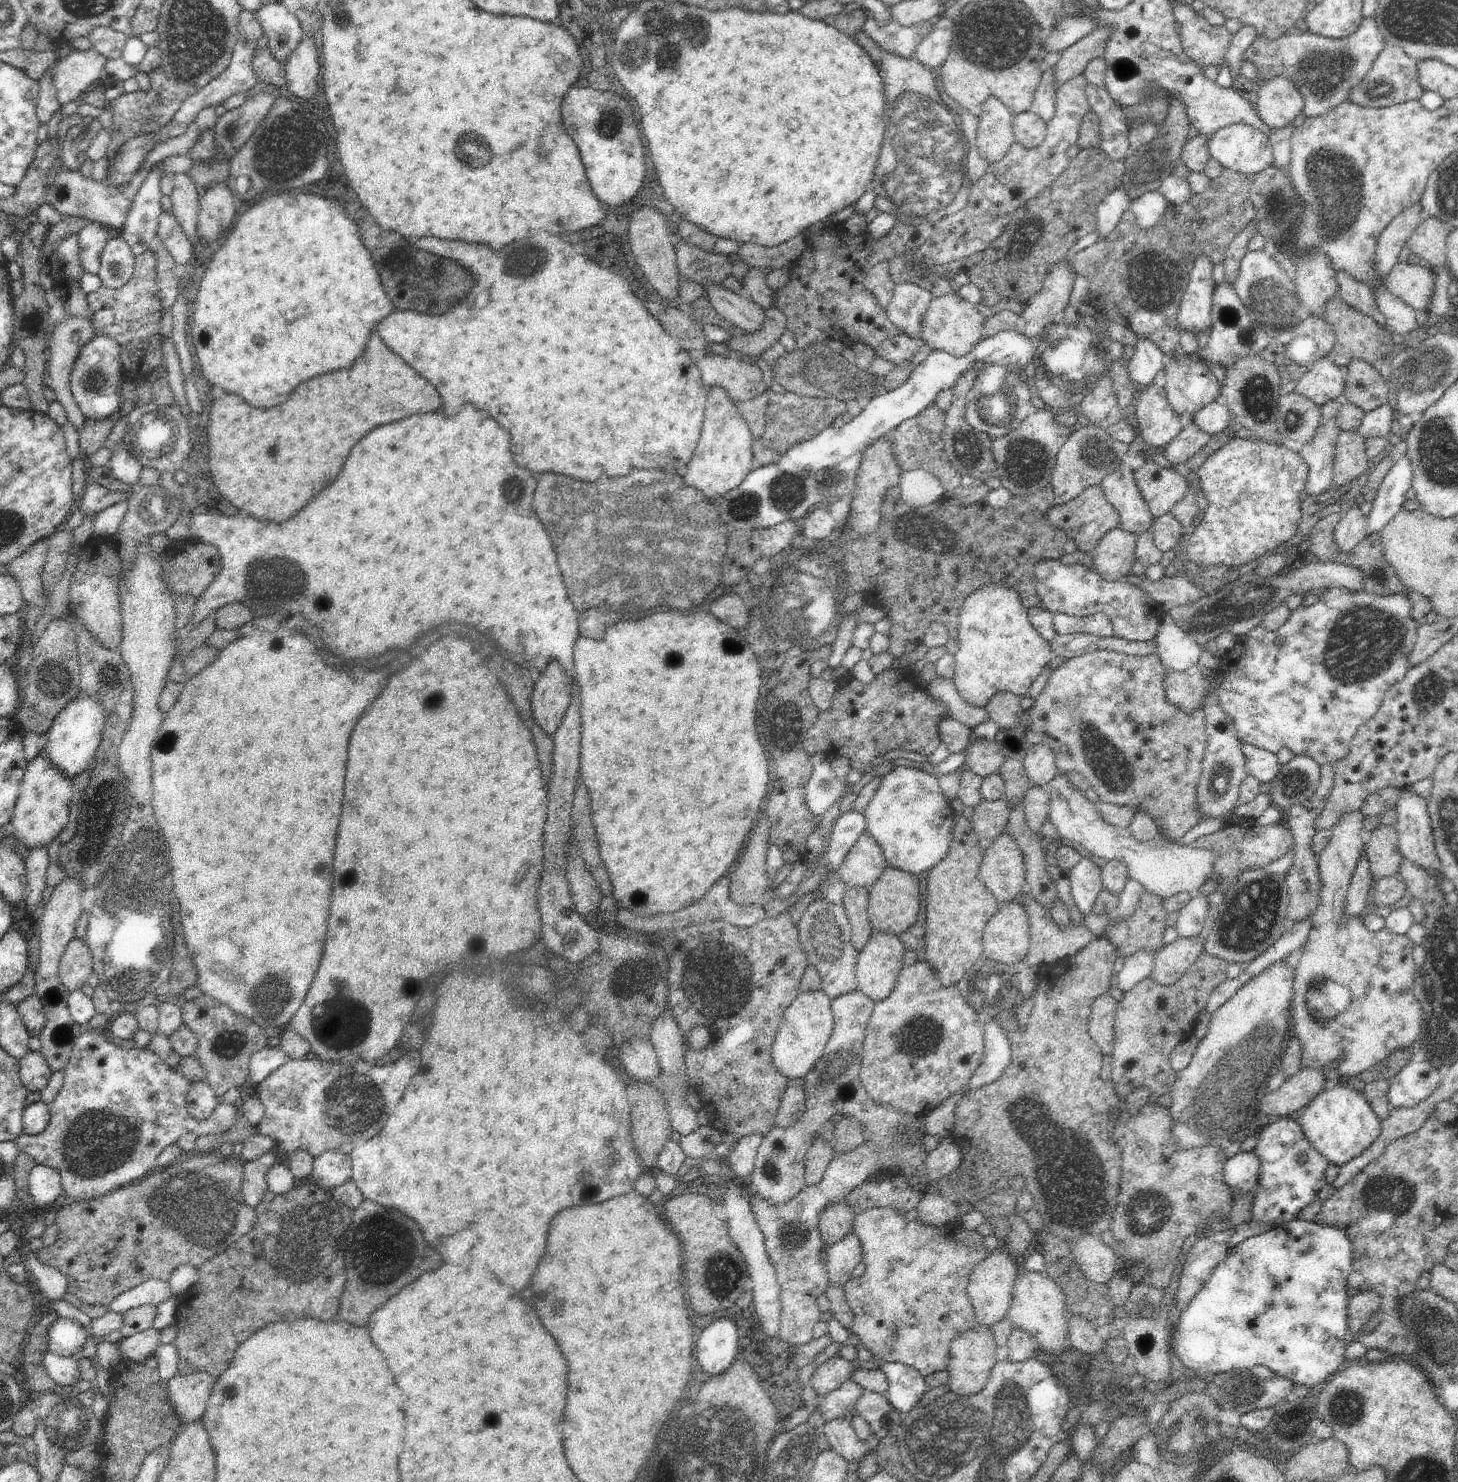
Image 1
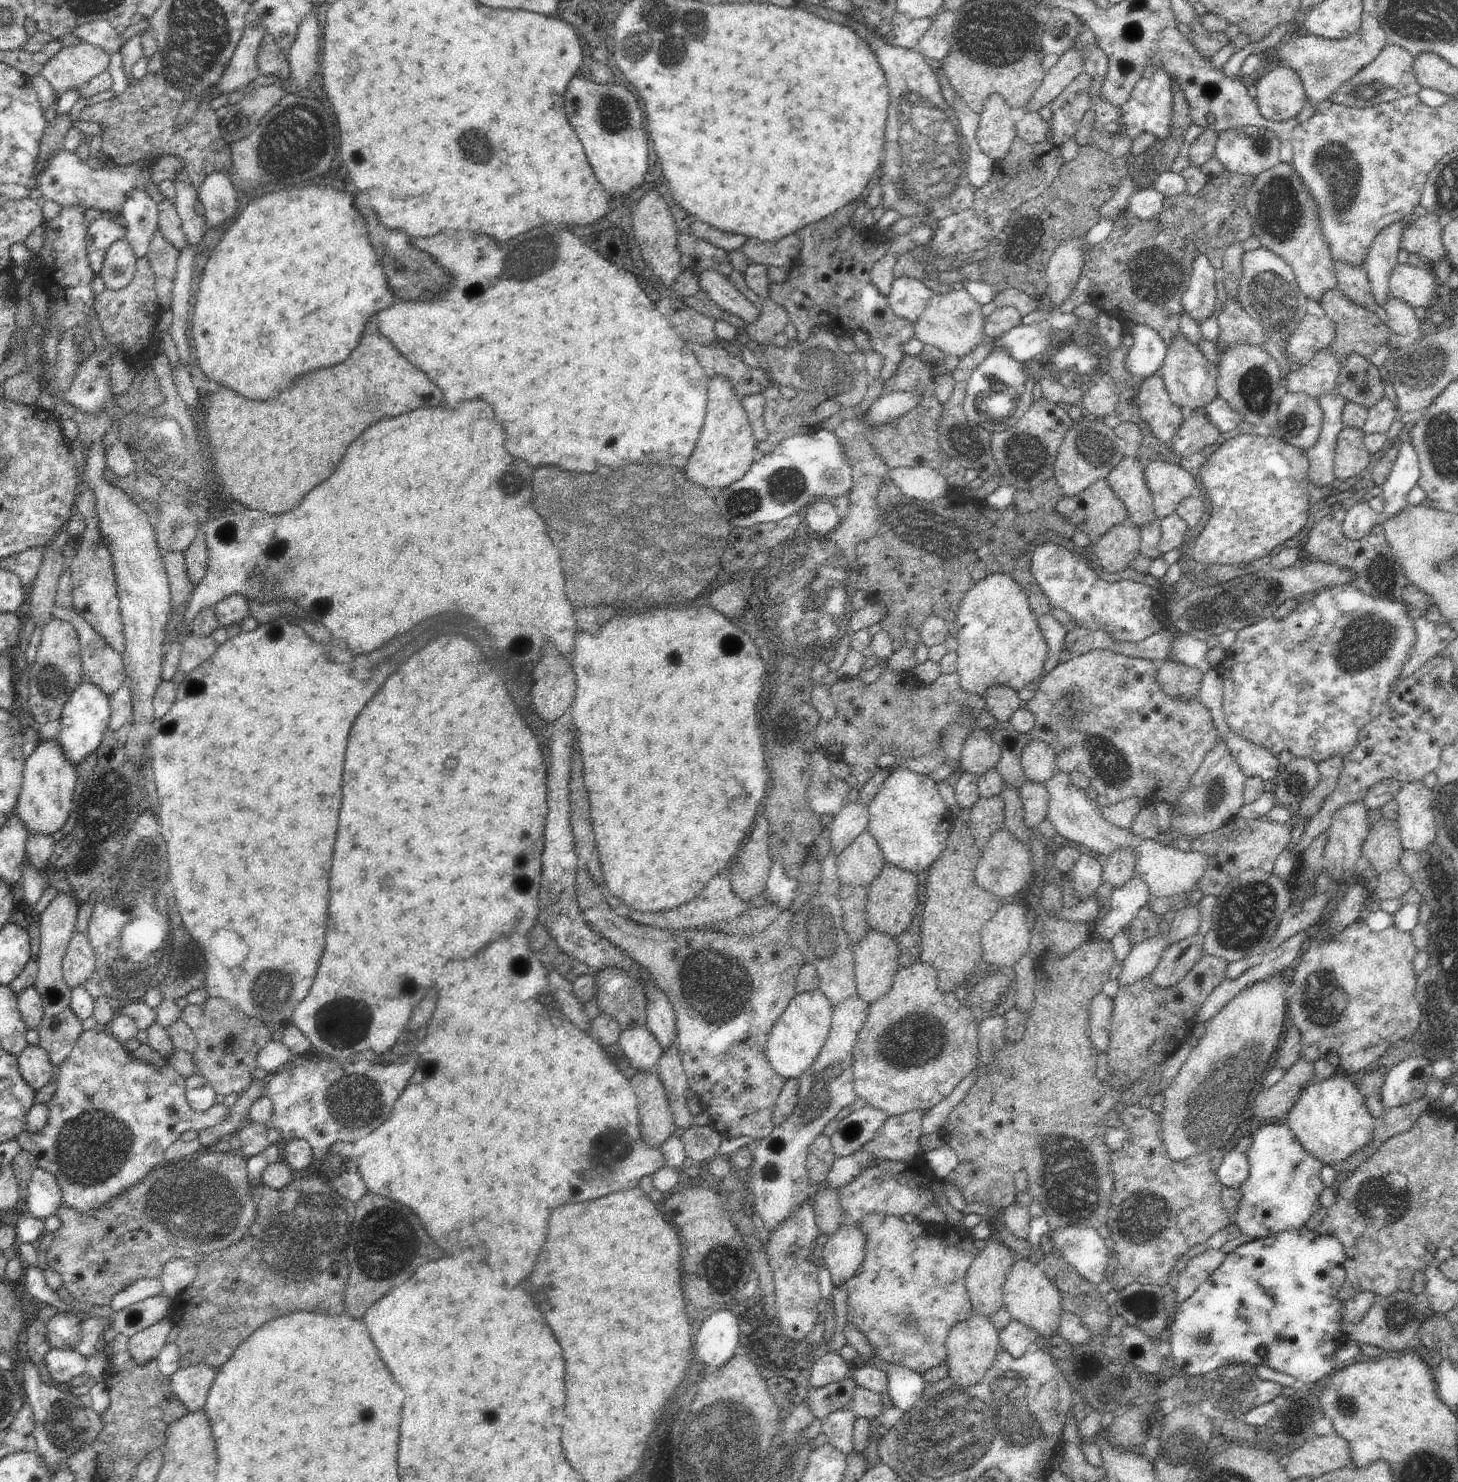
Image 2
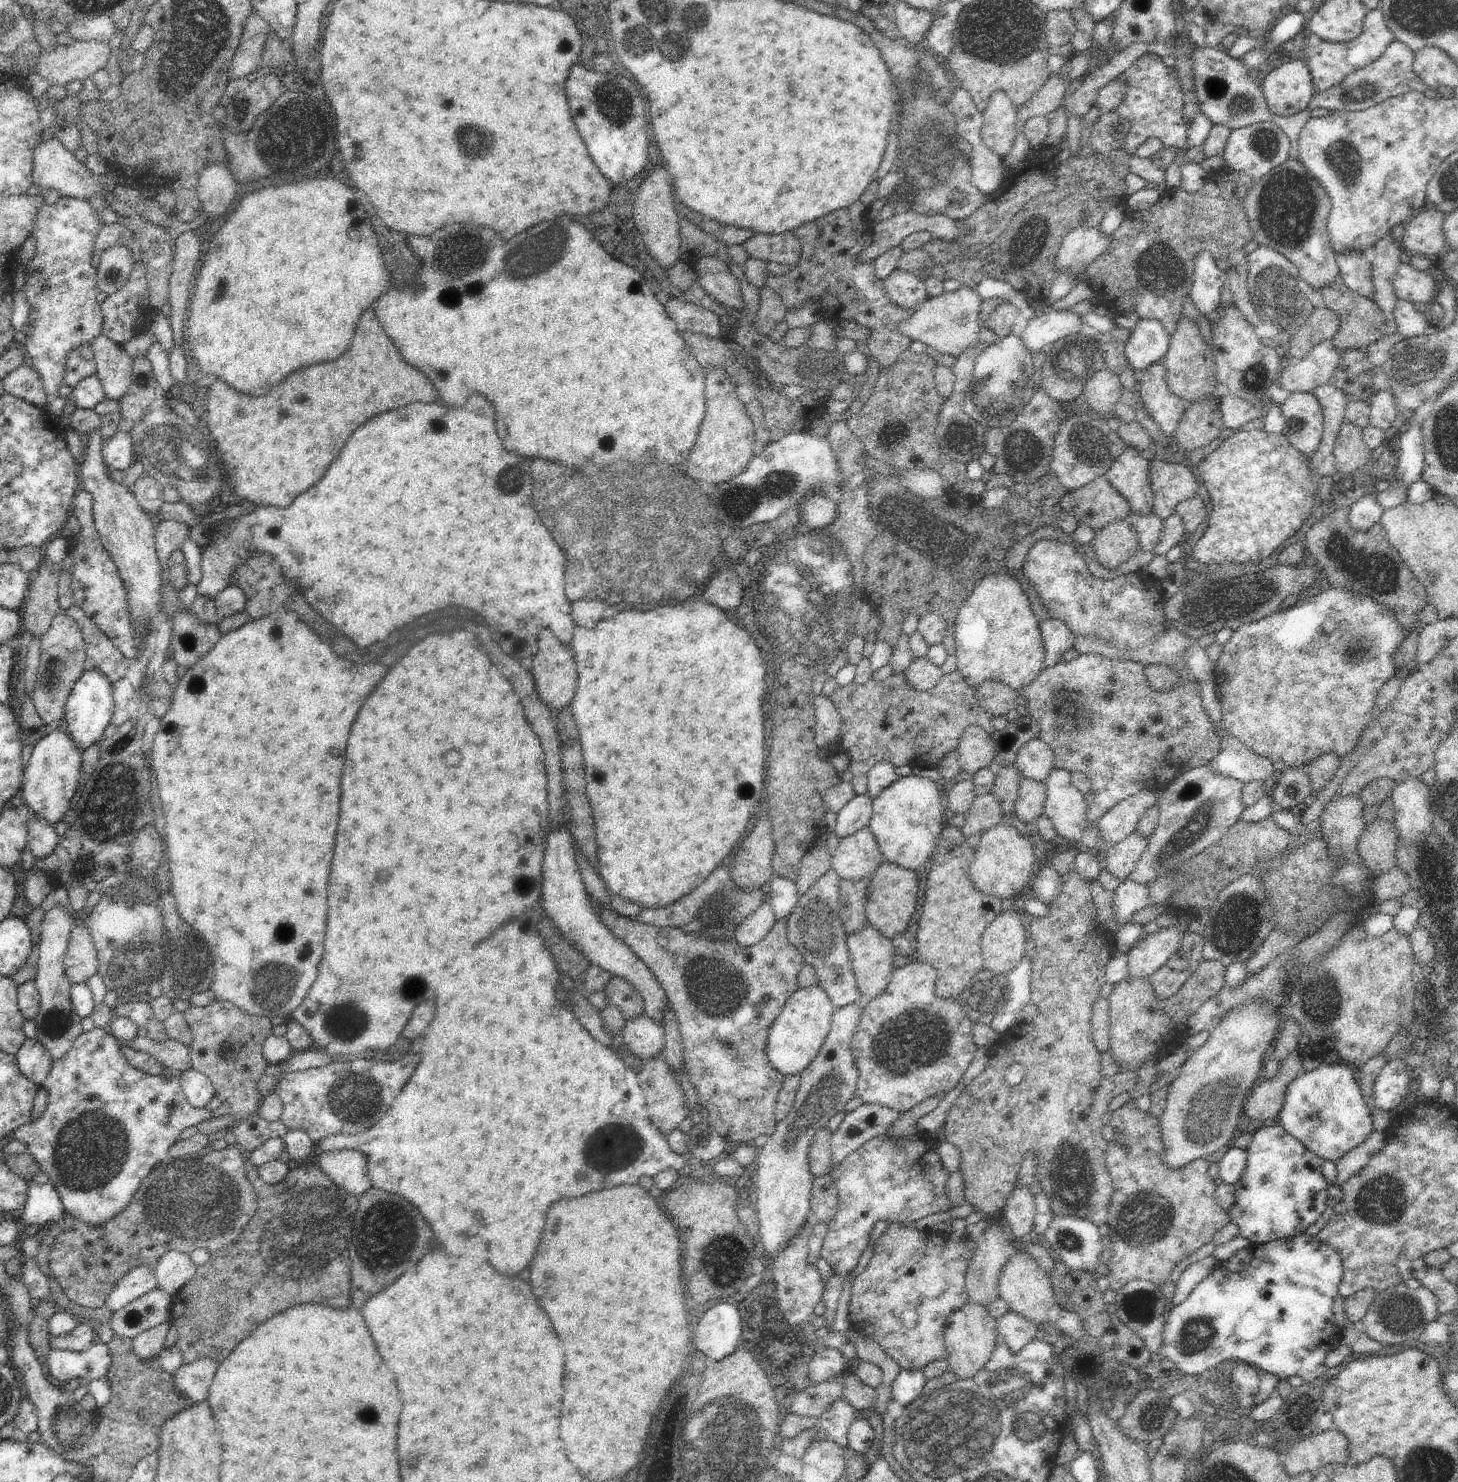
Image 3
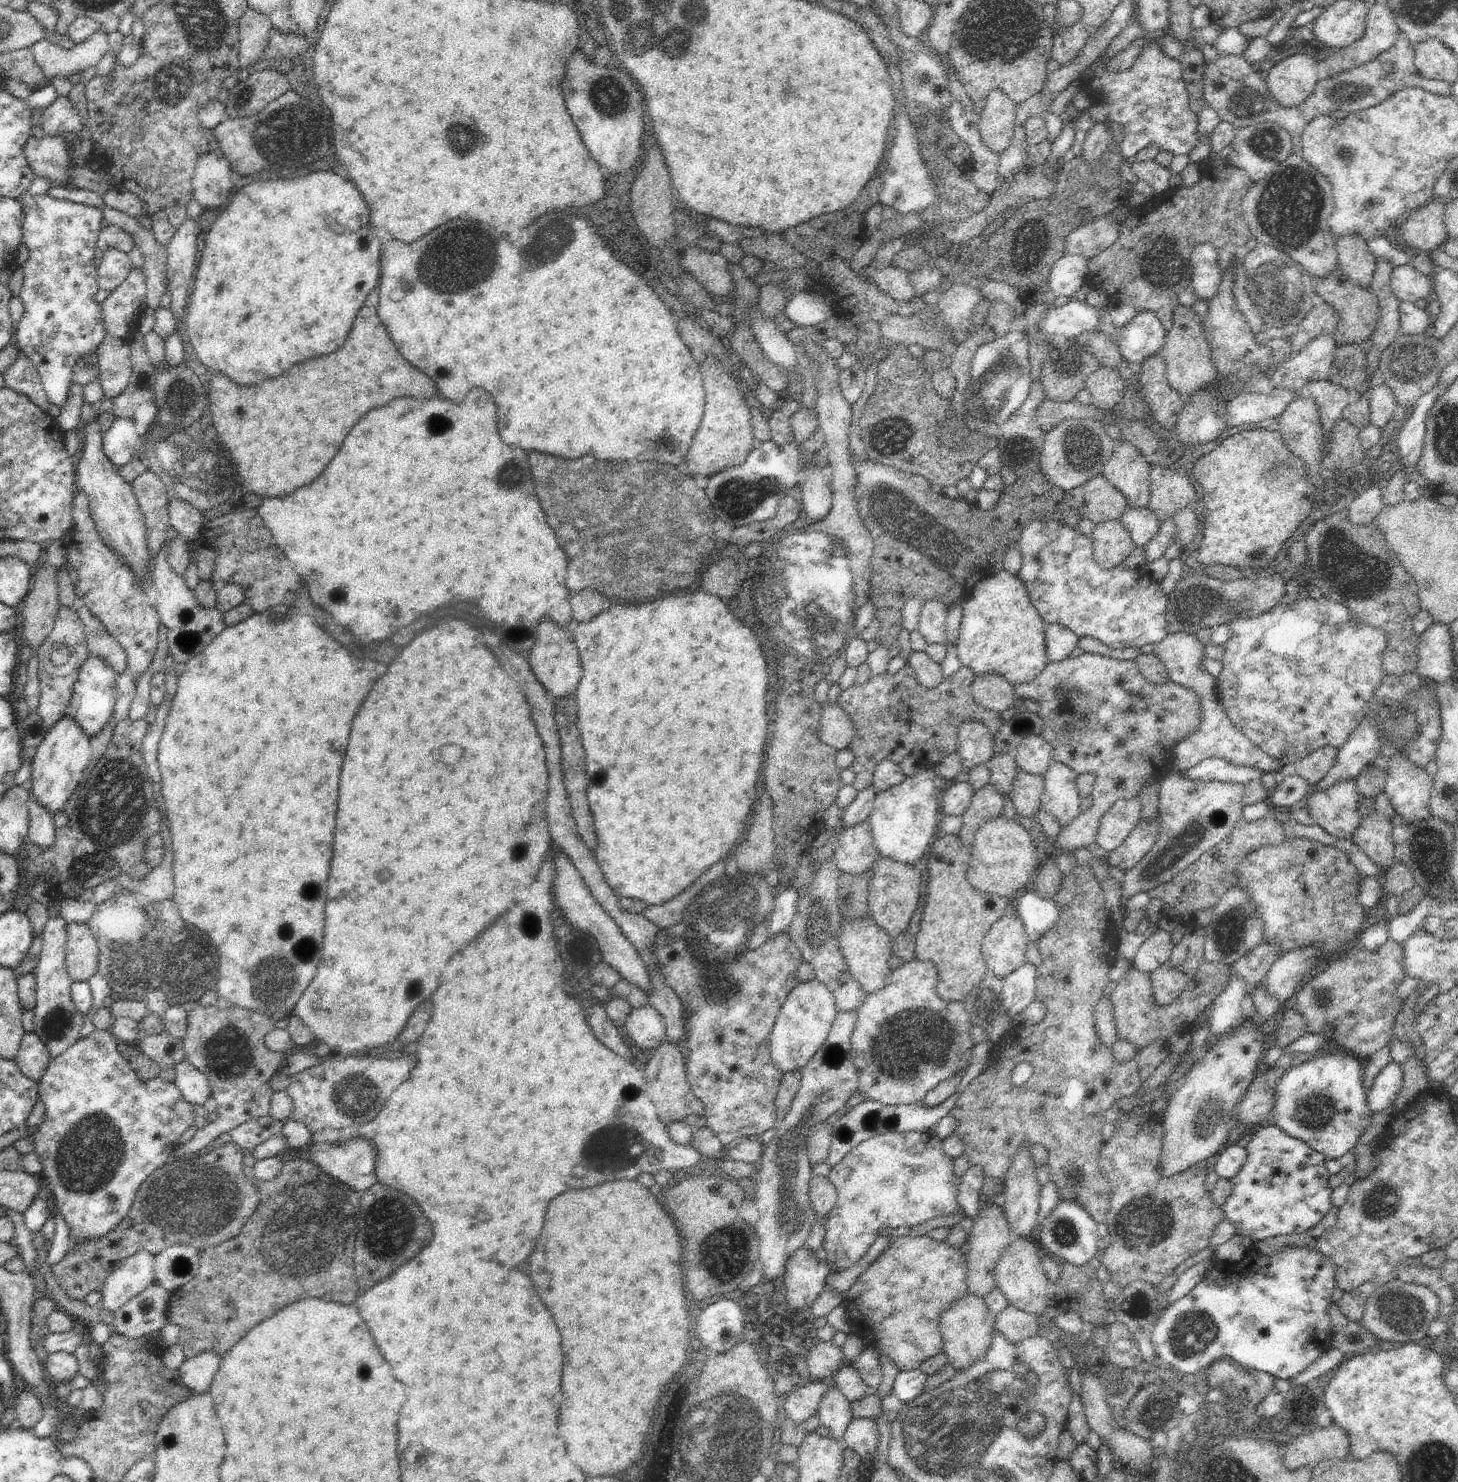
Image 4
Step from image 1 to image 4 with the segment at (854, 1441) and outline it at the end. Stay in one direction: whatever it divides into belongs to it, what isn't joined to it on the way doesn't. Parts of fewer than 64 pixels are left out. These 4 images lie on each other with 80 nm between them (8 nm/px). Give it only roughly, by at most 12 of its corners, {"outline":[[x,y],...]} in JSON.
{"outline":[[838,1388],[824,1394],[817,1415],[837,1441],[854,1419]]}

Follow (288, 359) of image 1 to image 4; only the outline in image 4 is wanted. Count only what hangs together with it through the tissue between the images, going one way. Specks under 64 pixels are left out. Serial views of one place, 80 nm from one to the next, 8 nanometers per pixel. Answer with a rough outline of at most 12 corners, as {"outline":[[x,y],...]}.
{"outline":[[332,172],[238,186],[183,338],[238,386],[332,354],[383,239]]}

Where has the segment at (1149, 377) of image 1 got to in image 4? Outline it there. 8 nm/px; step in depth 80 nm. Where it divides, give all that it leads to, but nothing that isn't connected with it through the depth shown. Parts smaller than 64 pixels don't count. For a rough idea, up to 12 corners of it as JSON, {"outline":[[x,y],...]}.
{"outline":[[1139,311],[1115,342],[1127,363],[1162,352],[1166,335],[1152,311]]}

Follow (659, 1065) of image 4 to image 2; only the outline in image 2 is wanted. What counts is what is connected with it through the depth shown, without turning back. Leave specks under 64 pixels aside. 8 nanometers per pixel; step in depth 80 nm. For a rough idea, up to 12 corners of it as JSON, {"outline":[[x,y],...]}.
{"outline":[[658,1070],[630,1080],[640,1104],[641,1138],[661,1147],[678,1134]]}

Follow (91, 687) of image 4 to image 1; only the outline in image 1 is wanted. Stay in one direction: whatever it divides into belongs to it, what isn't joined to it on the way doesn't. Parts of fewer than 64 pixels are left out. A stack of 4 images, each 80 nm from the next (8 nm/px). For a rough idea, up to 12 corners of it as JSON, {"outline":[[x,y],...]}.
{"outline":[[80,694],[42,735],[40,754],[73,782],[94,766],[109,722]]}

